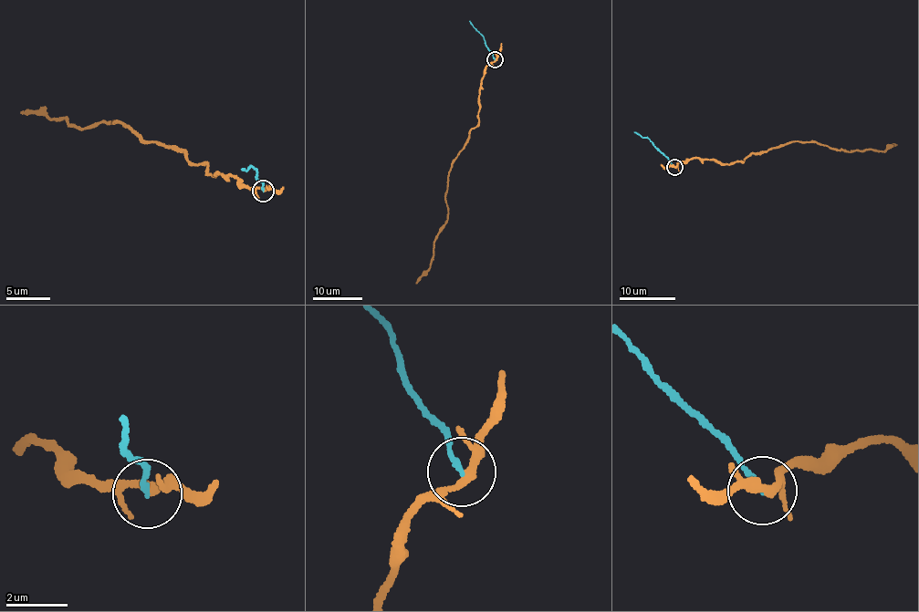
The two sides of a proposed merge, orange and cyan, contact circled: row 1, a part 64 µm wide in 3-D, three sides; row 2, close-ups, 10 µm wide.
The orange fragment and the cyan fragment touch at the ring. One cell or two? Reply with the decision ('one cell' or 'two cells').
two cells

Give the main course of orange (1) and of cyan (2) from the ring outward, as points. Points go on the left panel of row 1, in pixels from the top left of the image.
1: (264, 190), (208, 174), (182, 148), (123, 121), (76, 128), (20, 113)
2: (264, 190), (257, 171), (242, 169)

